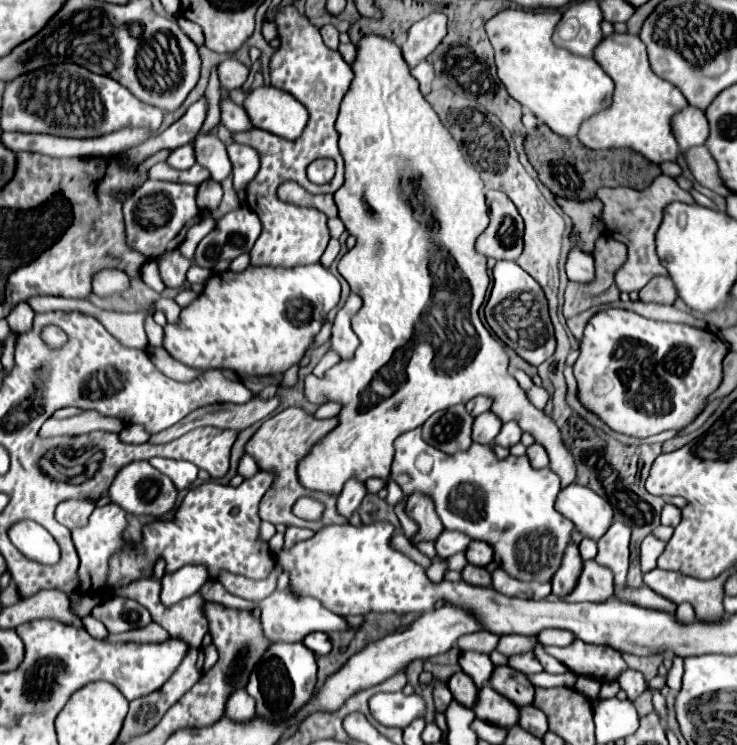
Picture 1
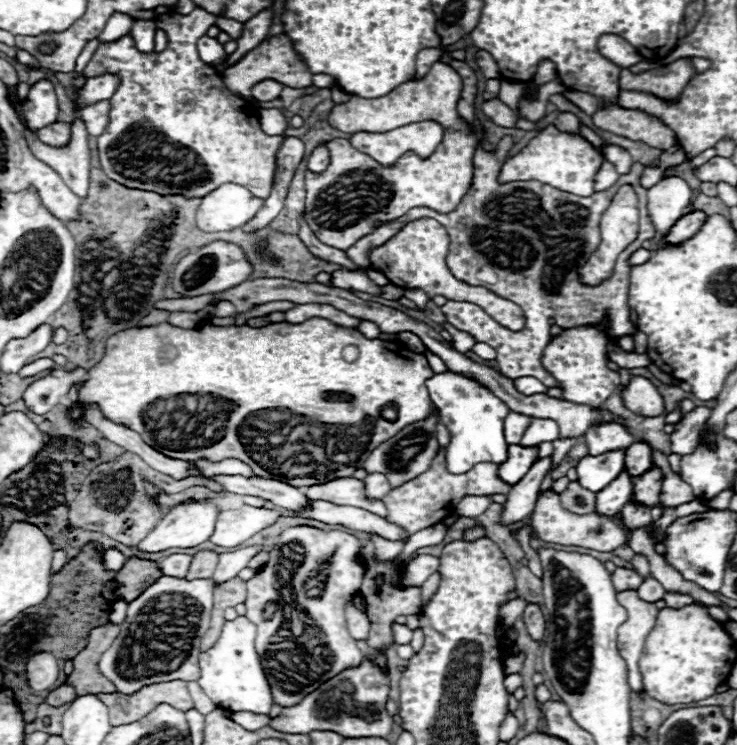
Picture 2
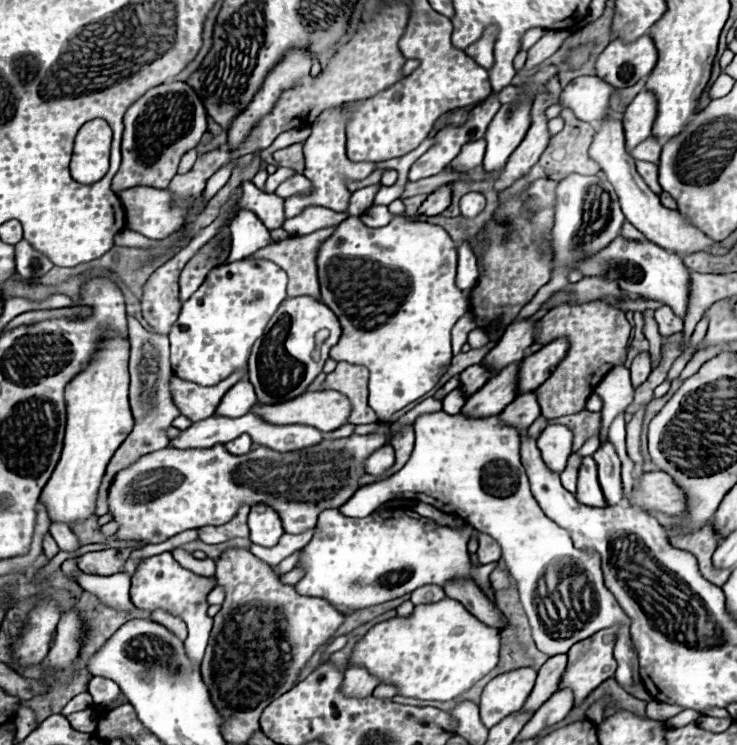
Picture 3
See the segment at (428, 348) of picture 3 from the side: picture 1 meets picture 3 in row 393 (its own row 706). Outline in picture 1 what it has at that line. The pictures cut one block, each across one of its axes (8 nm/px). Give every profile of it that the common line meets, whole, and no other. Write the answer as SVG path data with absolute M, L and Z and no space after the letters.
M374 694L370 698L370 714L384 726L406 728L416 718L424 718L426 702L418 694Z

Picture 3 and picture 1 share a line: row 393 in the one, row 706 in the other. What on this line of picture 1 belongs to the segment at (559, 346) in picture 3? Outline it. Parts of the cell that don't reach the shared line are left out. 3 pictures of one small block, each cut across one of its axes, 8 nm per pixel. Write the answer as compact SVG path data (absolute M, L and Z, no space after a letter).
M496 666L494 680L490 684L494 686L496 692L500 692L508 700L512 700L518 708L534 704L536 688L530 684L530 680L522 672L514 670L510 666Z

